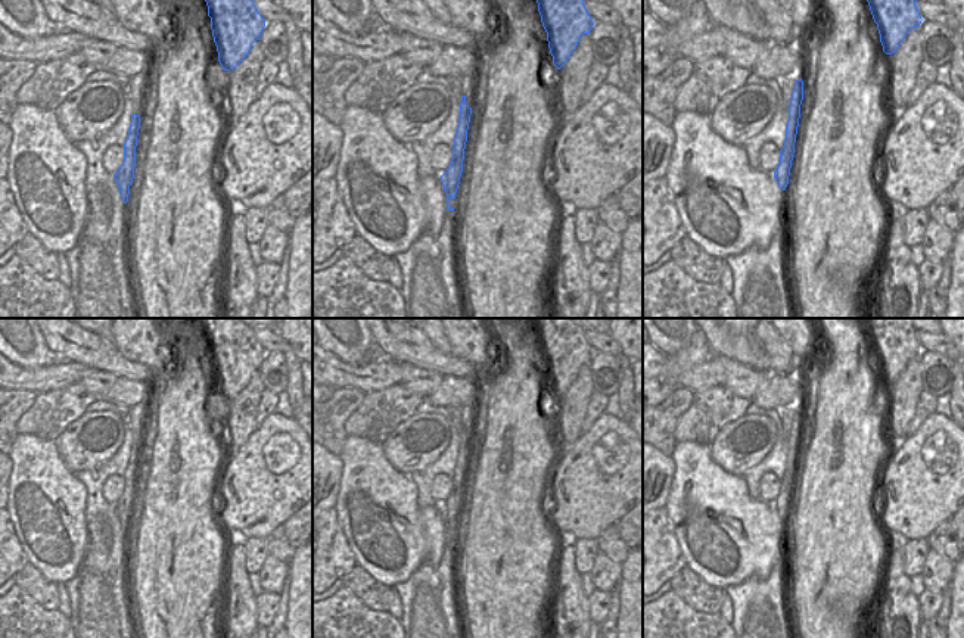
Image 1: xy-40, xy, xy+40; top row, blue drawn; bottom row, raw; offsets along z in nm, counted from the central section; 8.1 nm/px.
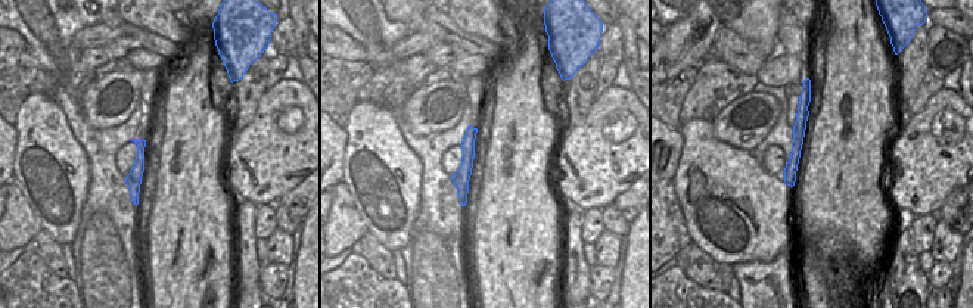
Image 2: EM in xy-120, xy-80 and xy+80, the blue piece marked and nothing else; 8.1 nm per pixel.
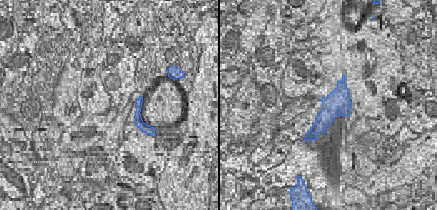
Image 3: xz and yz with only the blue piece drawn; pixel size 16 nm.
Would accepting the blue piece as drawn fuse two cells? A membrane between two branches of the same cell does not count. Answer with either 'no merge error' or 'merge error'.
no merge error

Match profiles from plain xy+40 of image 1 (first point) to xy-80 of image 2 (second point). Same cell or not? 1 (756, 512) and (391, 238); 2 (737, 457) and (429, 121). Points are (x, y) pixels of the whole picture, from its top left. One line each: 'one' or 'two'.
1: one
2: one

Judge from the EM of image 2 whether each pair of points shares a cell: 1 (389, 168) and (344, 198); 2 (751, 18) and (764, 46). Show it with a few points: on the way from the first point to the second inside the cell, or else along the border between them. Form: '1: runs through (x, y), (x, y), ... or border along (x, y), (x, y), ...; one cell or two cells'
1: border along (342, 182), (353, 198), (360, 218), (366, 224); two cells
2: runs through (758, 25), (764, 31), (764, 39); one cell

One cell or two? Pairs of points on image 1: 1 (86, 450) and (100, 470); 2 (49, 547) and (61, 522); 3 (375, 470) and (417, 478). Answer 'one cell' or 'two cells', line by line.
1: two cells
2: one cell
3: two cells

